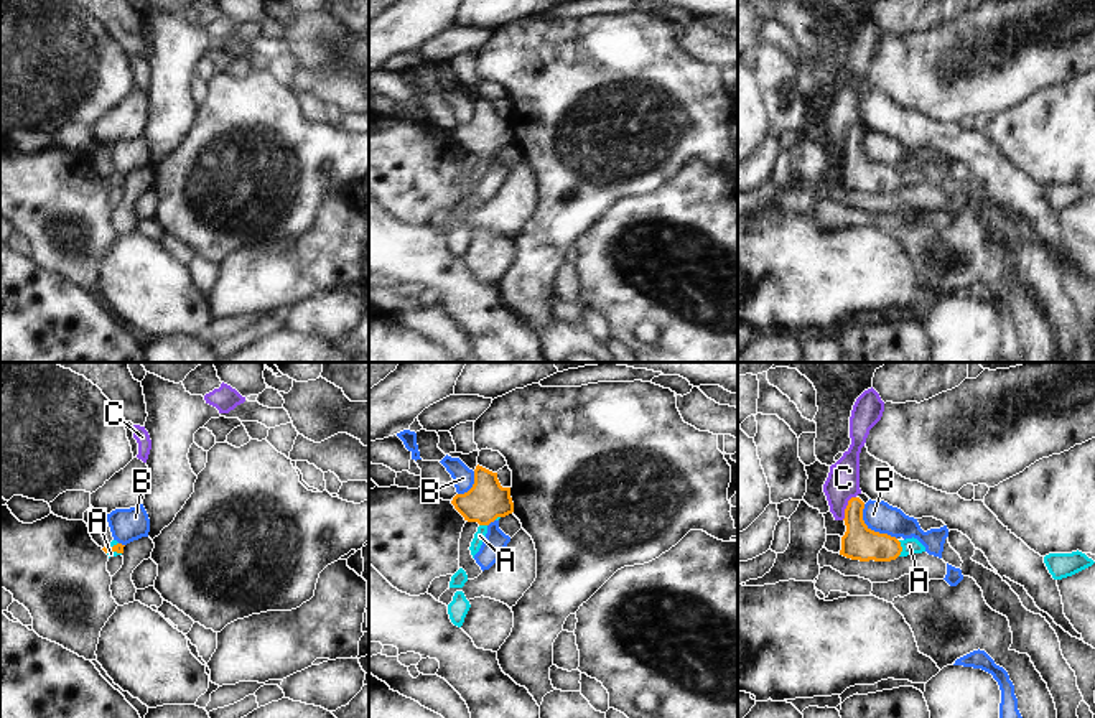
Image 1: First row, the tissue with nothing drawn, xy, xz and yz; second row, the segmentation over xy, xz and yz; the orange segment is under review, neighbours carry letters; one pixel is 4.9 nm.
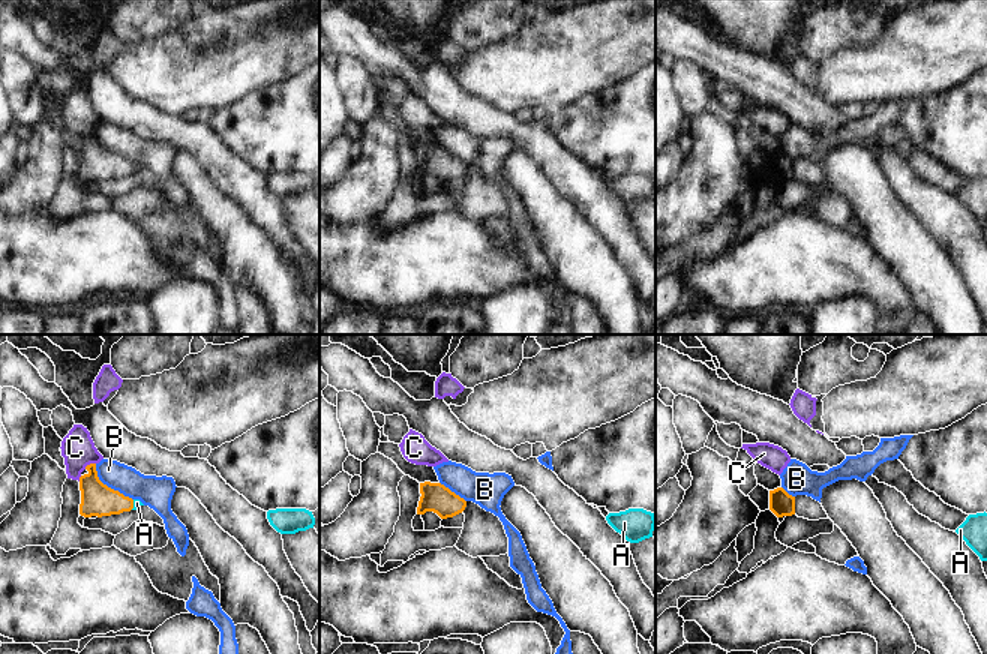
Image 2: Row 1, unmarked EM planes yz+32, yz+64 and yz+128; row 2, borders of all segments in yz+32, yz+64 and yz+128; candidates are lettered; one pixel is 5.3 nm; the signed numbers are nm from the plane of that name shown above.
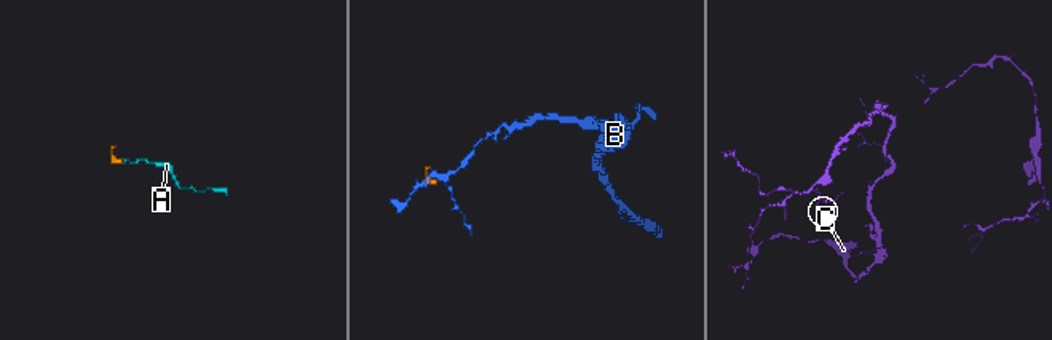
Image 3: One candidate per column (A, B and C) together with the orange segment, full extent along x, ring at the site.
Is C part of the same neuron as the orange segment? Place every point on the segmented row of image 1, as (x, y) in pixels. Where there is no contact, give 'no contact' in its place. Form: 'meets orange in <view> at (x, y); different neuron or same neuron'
meets orange in yz at (847, 508); different neuron

